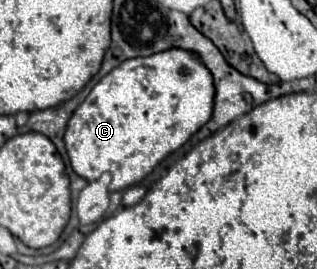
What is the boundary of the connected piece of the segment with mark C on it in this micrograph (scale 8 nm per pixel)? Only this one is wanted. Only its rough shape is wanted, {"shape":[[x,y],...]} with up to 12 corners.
{"shape":[[125,60],[77,106],[75,174],[141,182],[211,118],[209,70]]}

